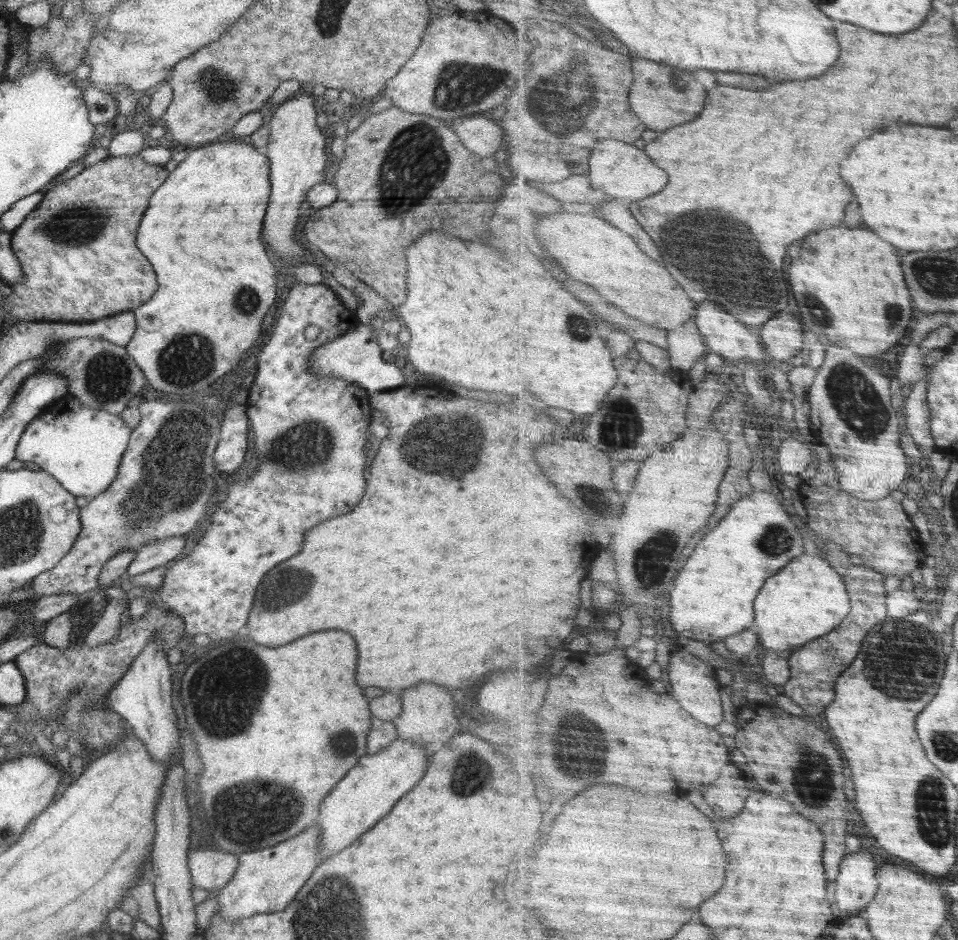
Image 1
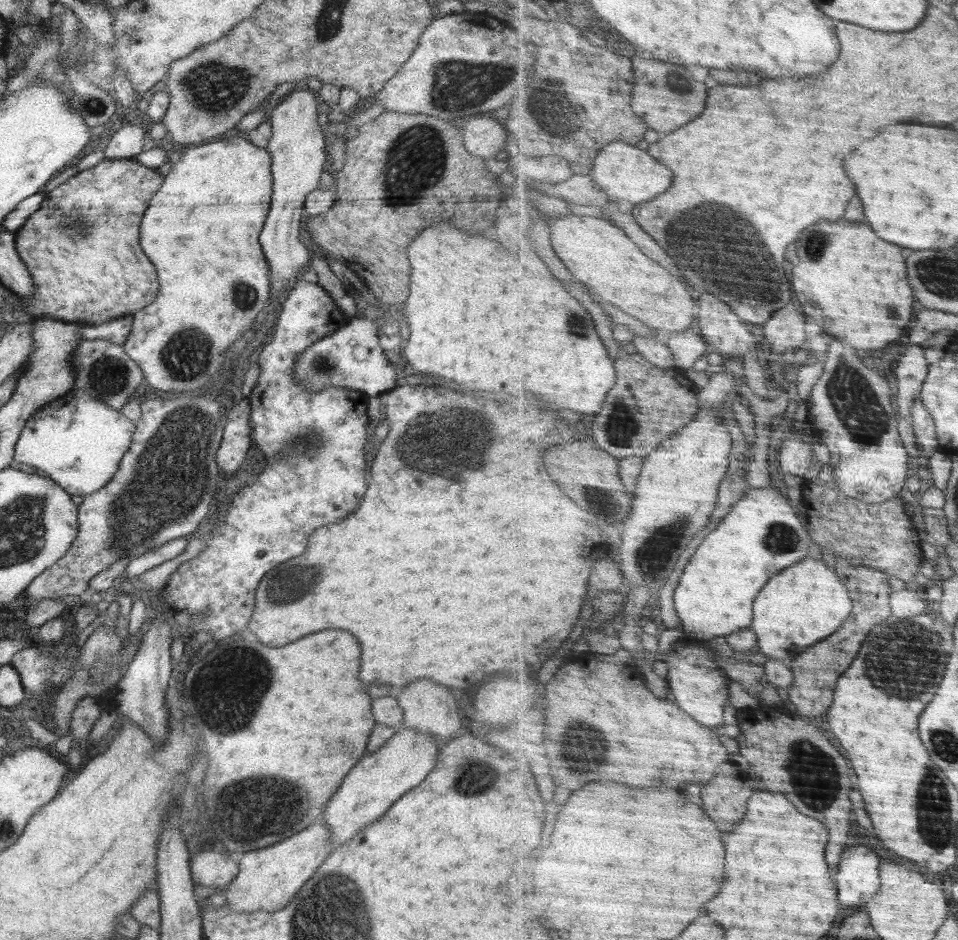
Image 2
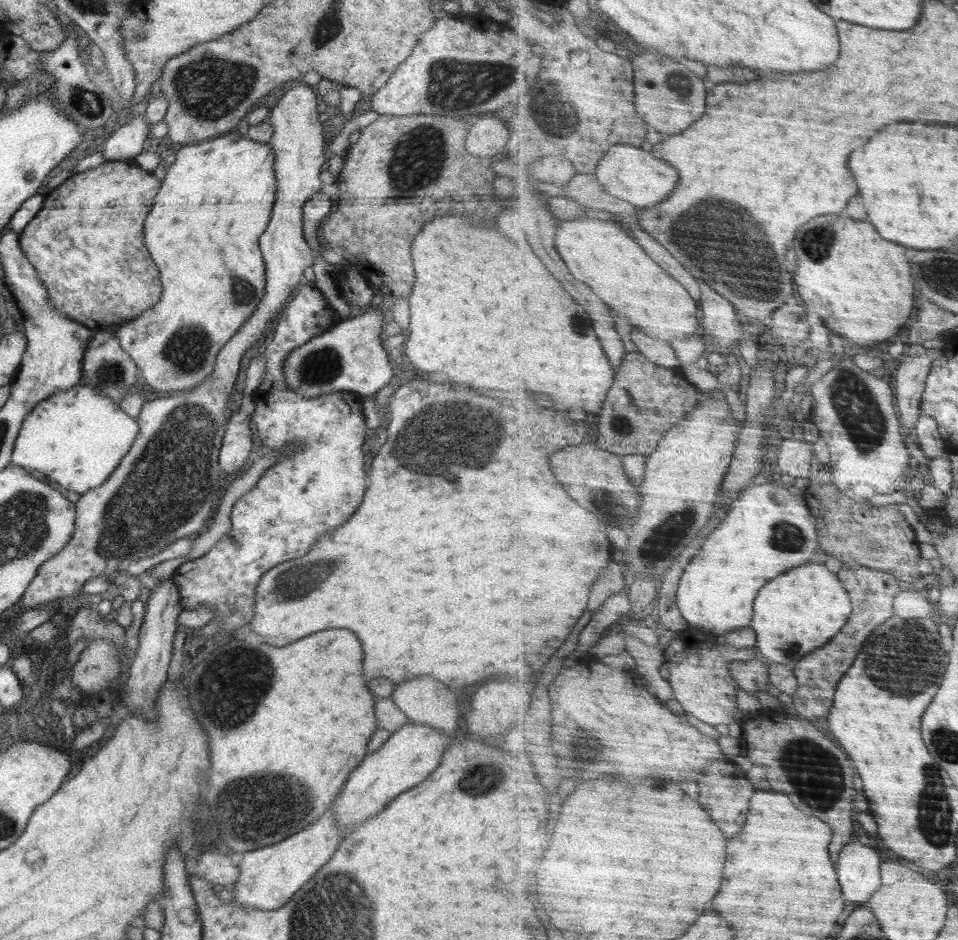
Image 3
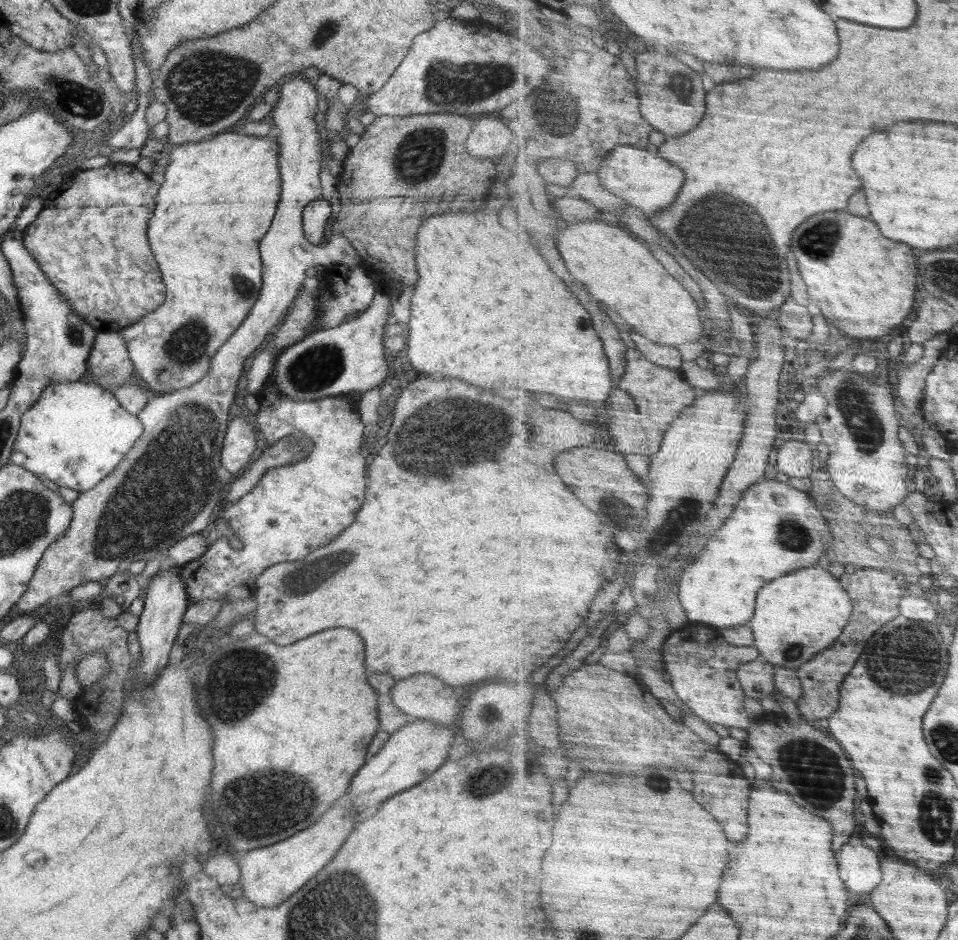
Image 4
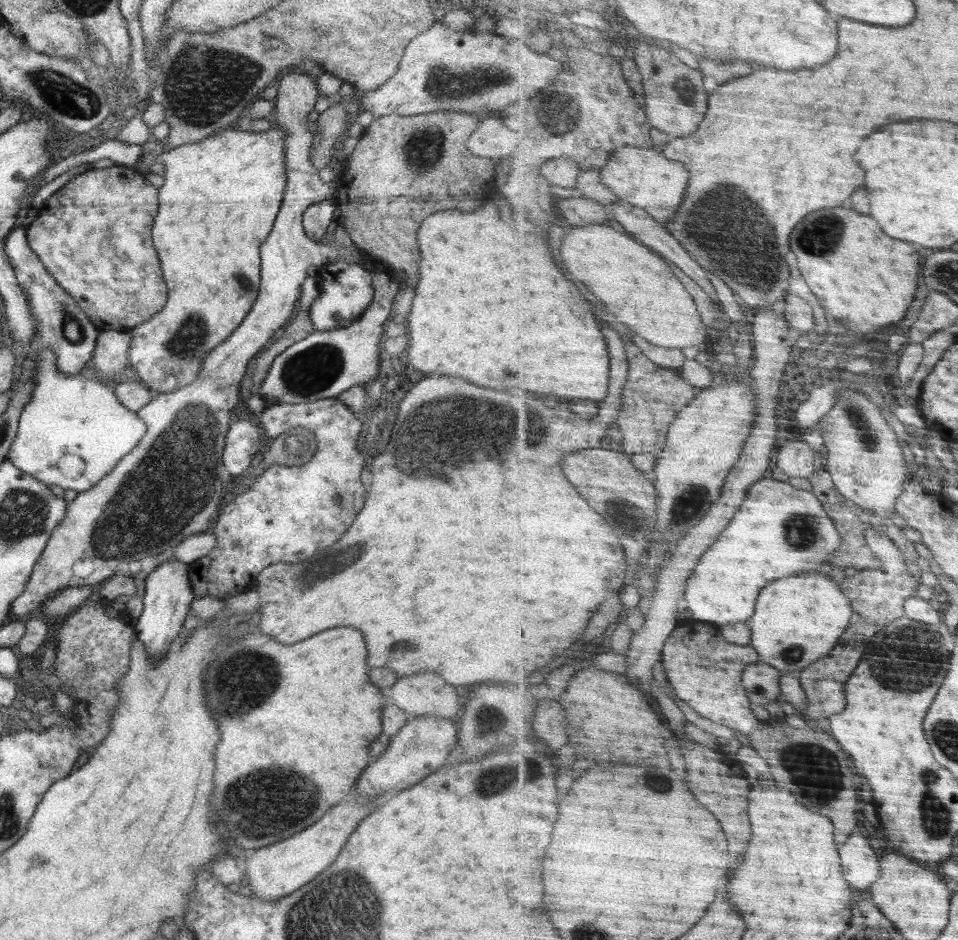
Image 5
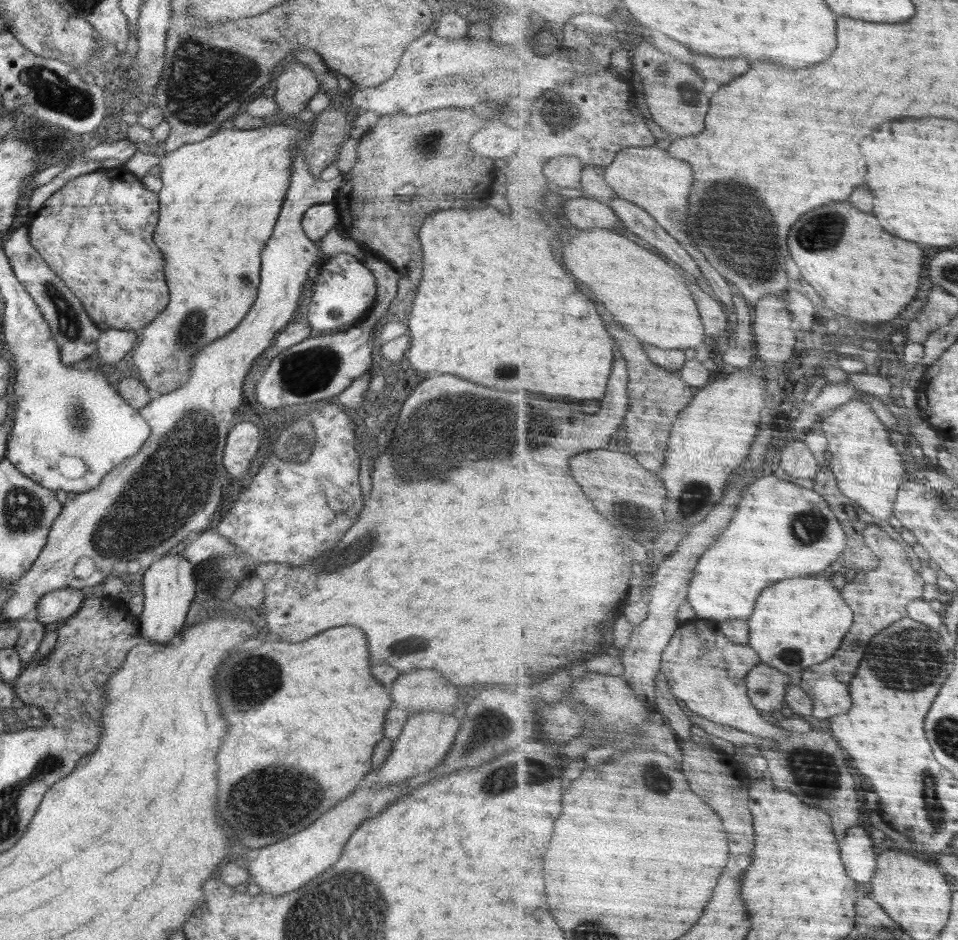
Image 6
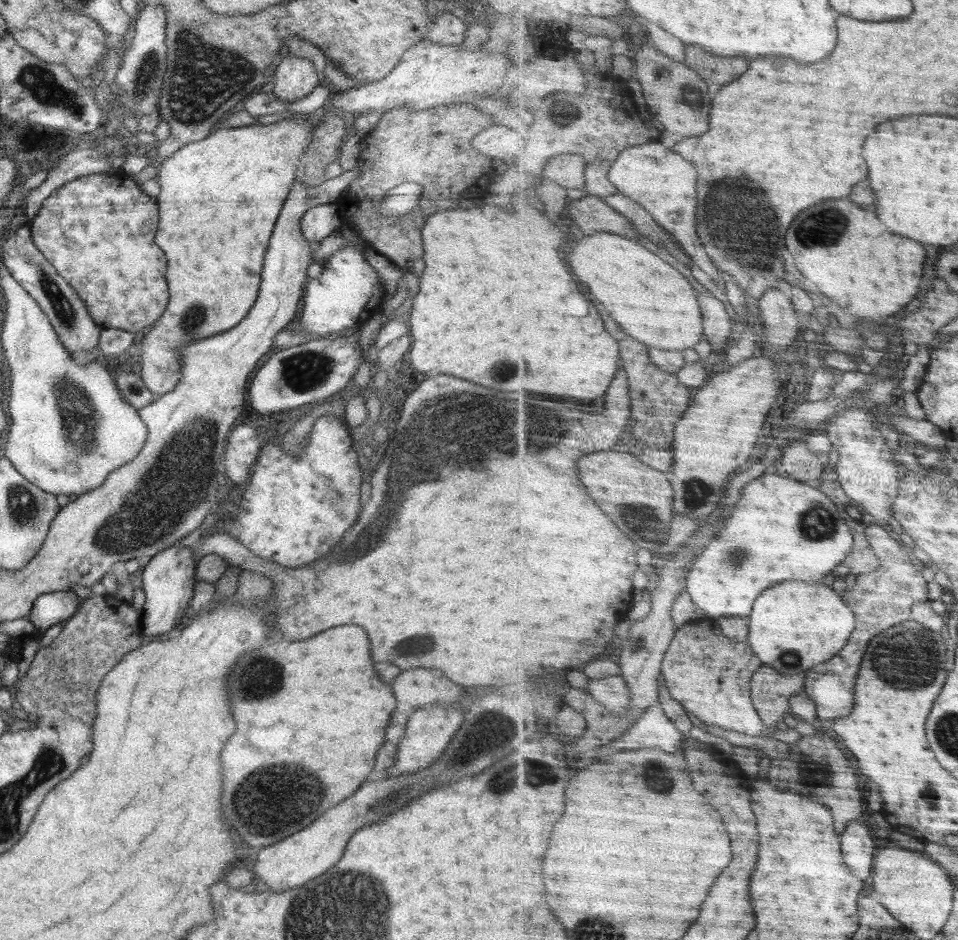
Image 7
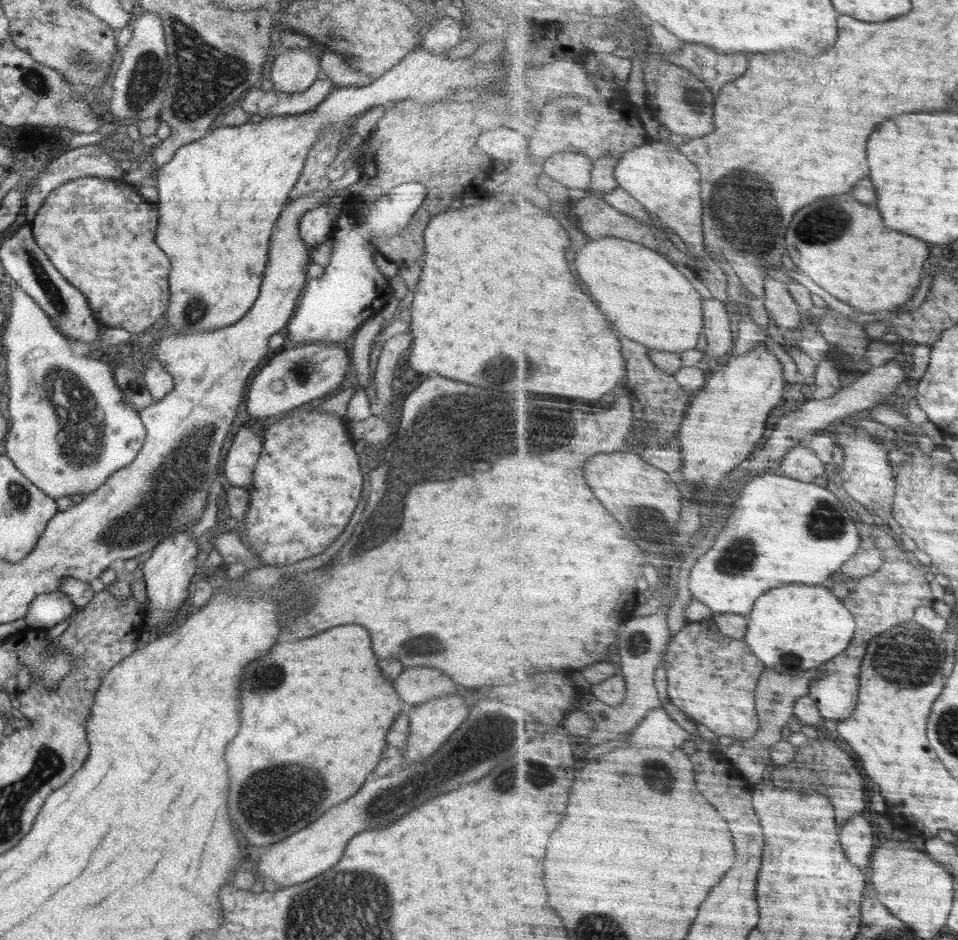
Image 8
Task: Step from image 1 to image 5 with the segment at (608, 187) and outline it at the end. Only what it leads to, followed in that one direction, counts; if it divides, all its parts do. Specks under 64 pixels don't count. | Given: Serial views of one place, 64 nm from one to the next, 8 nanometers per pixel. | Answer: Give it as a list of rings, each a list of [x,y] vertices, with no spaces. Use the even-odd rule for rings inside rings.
[[[632,145],[612,154],[608,164],[601,171],[604,184],[622,200],[646,209],[665,227],[680,212],[686,192],[690,188],[690,170],[686,168],[686,164],[670,160],[664,154],[658,154],[652,149],[642,150],[642,147]]]

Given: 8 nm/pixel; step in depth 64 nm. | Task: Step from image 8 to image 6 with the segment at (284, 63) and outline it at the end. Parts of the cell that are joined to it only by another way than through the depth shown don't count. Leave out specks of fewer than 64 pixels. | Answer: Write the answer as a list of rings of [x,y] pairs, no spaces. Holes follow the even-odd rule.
[[[293,59],[276,78],[273,99],[279,110],[288,114],[300,114],[307,109],[307,102],[320,90],[320,78],[310,67]]]

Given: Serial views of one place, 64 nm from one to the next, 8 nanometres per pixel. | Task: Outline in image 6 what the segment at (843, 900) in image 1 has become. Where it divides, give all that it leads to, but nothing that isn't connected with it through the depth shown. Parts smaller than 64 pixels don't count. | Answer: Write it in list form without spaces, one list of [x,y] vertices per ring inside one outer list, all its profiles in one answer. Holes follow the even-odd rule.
[[[852,828],[842,842],[844,862],[850,876],[862,884],[874,880],[878,872],[878,854],[874,850],[872,836],[864,828]]]

